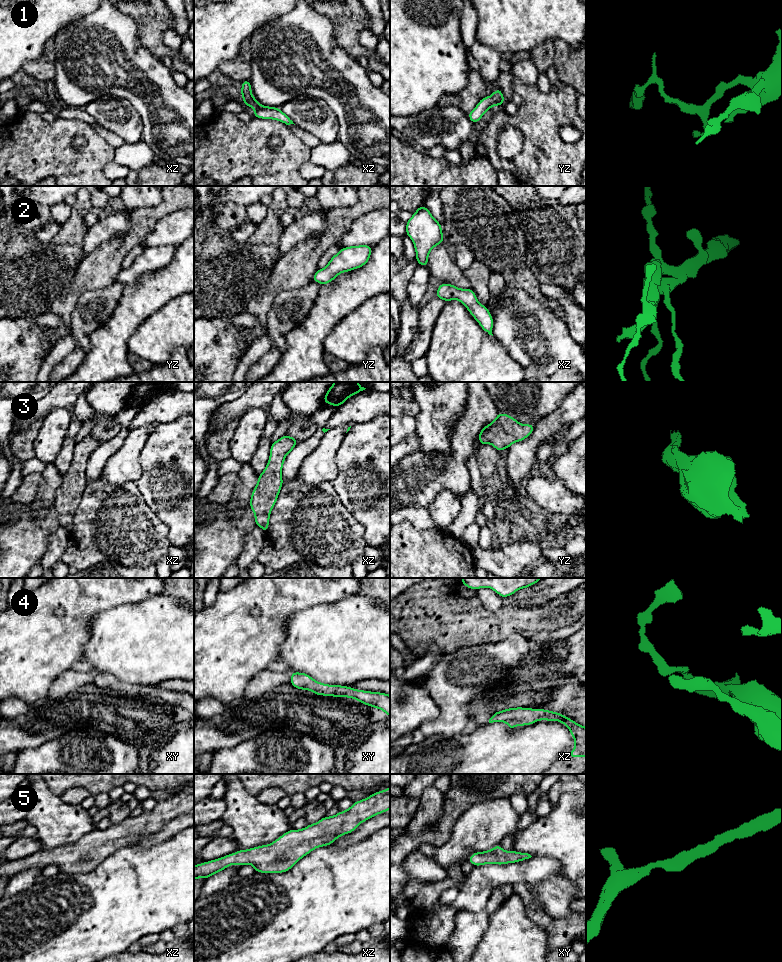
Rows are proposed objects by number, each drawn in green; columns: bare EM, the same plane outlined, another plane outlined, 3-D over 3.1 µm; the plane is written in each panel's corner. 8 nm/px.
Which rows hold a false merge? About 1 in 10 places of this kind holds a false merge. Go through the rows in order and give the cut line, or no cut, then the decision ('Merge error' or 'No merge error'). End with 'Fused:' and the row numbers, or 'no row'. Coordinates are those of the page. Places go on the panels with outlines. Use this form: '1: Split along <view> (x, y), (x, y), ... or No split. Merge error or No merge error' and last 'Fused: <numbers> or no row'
1: No split. No merge error
2: No split. No merge error
3: No split. No merge error
4: No split. No merge error
5: No split. No merge error
Fused: no row

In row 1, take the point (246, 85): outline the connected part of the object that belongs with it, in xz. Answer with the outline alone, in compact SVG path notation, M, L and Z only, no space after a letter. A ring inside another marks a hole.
M250 80L242 81L240 93L243 97L243 104L255 109L253 114L254 117L278 120L286 125L294 124L291 118L283 113L279 108L260 105L251 92Z

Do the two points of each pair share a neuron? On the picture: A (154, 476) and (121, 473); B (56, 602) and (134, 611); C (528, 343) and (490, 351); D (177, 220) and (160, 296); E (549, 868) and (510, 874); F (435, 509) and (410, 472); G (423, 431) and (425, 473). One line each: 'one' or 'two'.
A: two
B: two
C: two
D: two
E: one
F: two
G: two

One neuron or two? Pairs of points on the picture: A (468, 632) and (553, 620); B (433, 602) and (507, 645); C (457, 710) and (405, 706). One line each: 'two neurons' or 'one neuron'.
A: one neuron
B: two neurons
C: two neurons

